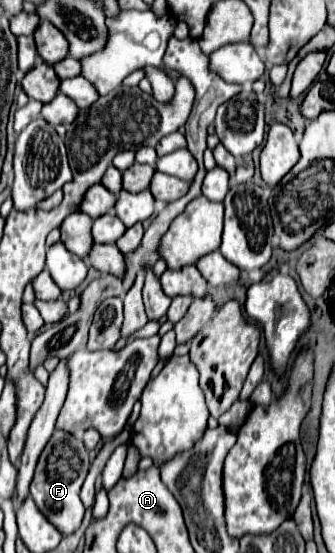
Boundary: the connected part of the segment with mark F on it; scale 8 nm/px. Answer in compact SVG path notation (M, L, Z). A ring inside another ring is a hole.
M55 431L53 437L49 439L49 453L45 455L45 469L35 467L35 477L31 481L29 495L37 503L39 511L63 533L69 535L79 529L81 519L85 515L85 507L79 499L81 485L87 477L87 471L91 467L87 447L83 445L81 439L77 439L71 433Z

